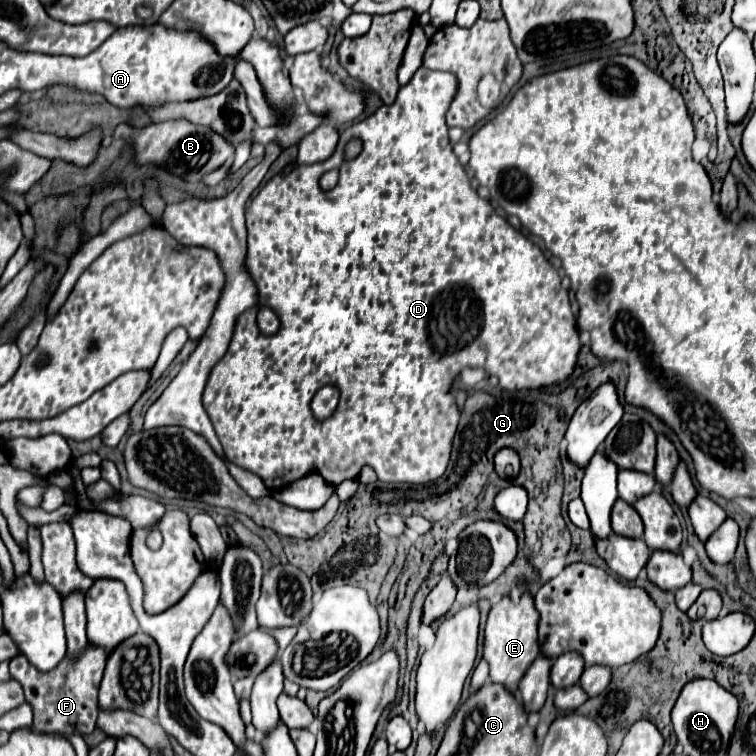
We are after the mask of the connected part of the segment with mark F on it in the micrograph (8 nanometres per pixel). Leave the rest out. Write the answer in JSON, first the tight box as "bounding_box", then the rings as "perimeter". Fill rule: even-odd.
{"bounding_box":[10,642,106,736],"perimeter":[[[90,642],[78,656],[66,654],[58,668],[50,672],[38,672],[26,656],[16,656],[10,660],[10,674],[18,680],[24,688],[26,702],[32,706],[34,712],[34,730],[42,732],[60,732],[66,736],[72,734],[92,734],[96,728],[96,714],[98,714],[98,684],[104,672],[106,652],[102,648],[94,648]]]}

